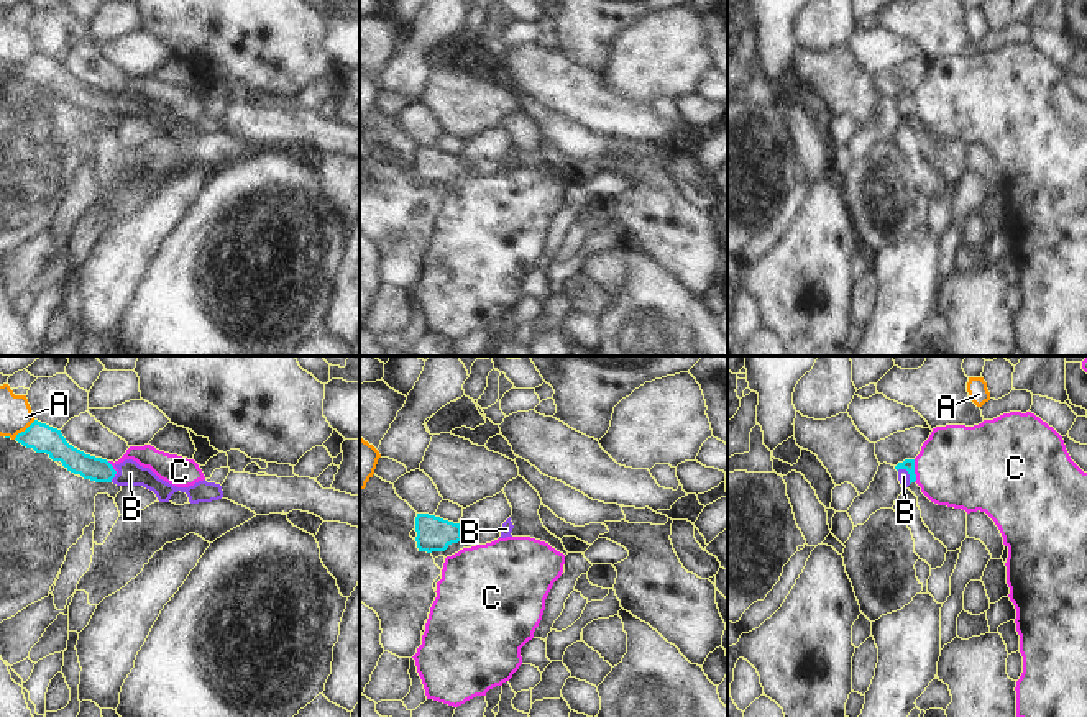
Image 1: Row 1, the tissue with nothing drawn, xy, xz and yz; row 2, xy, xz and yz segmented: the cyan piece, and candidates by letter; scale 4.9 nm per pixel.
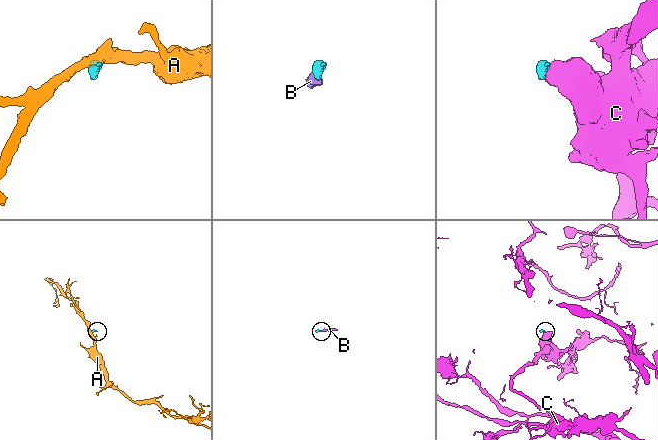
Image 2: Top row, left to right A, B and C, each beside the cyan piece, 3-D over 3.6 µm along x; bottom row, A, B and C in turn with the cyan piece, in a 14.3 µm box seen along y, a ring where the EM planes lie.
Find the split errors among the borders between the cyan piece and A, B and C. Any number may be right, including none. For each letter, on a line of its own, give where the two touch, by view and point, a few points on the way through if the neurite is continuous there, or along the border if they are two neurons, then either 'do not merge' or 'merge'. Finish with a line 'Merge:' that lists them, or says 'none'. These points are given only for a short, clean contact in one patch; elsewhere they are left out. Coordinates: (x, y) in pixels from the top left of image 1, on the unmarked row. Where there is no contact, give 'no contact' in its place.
A: xy (25, 63) | along xy (35, 53), (13, 71) | do not merge
B: yz (908, 105) | across yz (908, 97), (908, 105), (903, 109) | merge
C: yz (913, 104) | along yz (913, 92), (915, 114) | do not merge
Merge: B

